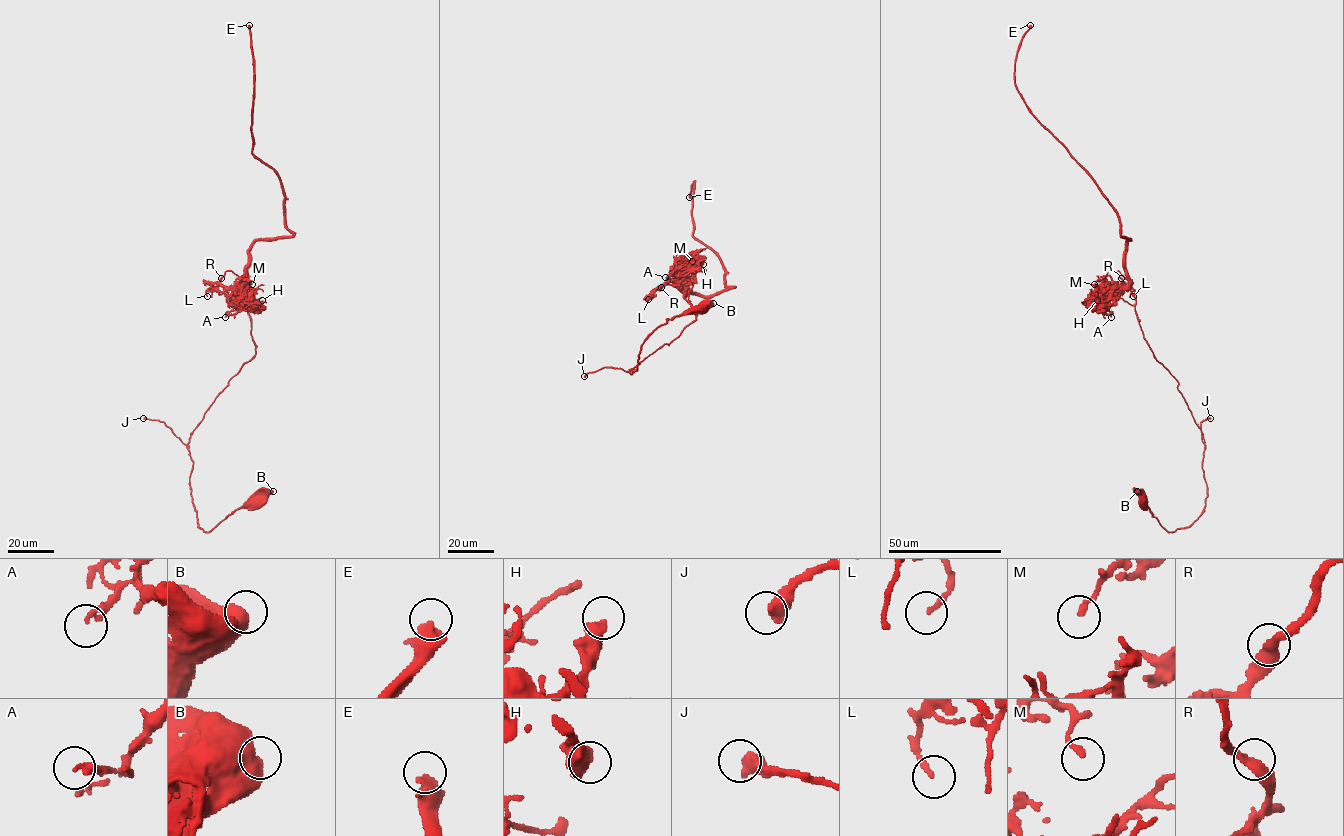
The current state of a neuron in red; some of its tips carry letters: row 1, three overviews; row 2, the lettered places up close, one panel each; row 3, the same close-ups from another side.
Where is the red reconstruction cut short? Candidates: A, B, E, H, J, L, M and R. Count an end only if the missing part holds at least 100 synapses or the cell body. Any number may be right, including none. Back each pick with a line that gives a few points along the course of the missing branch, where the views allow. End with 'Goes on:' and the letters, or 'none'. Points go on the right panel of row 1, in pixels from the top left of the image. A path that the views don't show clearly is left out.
Goes on: E, J

